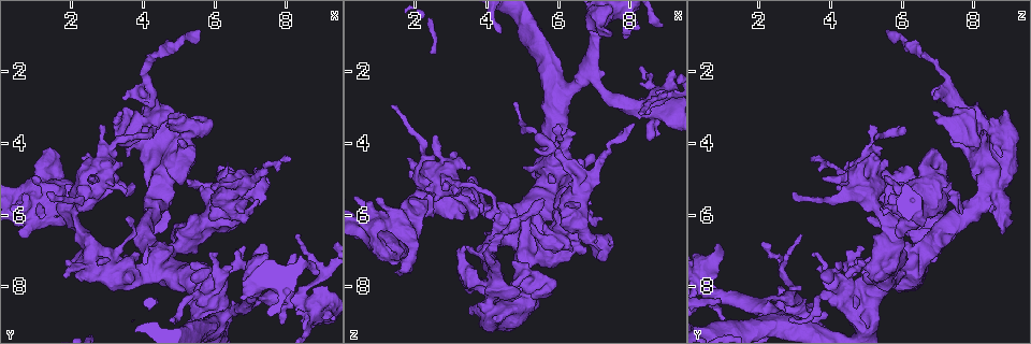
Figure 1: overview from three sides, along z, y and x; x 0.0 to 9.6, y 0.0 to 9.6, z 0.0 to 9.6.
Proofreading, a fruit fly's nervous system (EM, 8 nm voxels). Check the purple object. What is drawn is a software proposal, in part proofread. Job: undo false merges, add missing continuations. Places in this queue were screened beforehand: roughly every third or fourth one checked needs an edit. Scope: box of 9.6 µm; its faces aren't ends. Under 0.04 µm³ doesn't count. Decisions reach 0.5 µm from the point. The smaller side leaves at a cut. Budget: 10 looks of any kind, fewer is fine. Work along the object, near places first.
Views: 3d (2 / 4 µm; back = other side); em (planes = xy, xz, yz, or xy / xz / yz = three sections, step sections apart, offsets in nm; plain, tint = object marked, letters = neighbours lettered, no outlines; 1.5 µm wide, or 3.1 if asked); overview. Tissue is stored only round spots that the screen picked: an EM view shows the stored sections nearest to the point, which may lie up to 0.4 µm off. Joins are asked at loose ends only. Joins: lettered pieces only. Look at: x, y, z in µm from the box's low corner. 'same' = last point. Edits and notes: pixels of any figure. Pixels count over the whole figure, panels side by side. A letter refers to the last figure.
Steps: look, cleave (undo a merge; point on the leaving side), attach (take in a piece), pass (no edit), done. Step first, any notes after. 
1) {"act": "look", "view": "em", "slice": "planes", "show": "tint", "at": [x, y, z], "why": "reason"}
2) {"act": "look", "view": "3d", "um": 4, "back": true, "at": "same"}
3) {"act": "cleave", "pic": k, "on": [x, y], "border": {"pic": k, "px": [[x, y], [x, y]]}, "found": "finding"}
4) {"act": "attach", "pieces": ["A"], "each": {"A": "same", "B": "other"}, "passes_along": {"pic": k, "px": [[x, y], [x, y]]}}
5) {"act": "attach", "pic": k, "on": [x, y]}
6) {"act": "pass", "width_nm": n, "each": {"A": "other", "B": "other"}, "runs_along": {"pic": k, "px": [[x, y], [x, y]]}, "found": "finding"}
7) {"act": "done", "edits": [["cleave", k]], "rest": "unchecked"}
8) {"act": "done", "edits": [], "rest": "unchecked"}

{"act": "look", "view": "em", "slice": "planes", "show": "letters", "at": [8.05, 4.45, 3.40]}

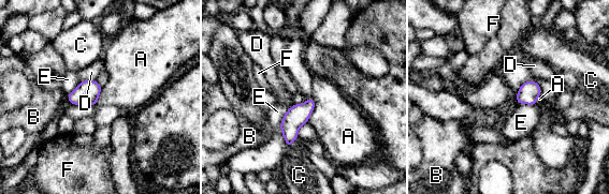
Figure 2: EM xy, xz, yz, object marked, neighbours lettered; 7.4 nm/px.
{"act": "pass", "width_nm": 160, "each": {"A": "other", "B": "other", "C": "other", "D": "other", "E": "other", "F": "other"}, "border": {"pic": 2, "px": [[313, 98], [314, 110], [307, 121]]}, "found": "none of them fits"}

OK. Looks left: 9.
{"act": "look", "view": "em", "slice": "planes", "show": "letters", "at": [6.10, 5.15, 5.70], "why": "sudden change in width"}

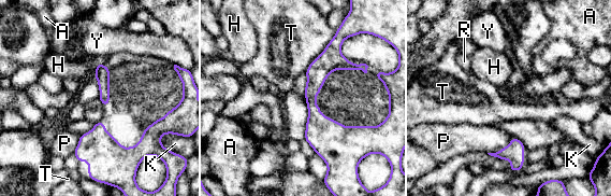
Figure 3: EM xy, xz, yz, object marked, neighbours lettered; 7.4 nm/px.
{"act": "pass", "each": {"A": "other", "H": "other", "K": "other", "P": "other", "R": "other", "T": "other", "Y": "other"}, "runs_along": {"pic": 3, "px": [[336, 40], [311, 90], [332, 158]]}, "found": "continuous, no second cell"}

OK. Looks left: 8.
{"act": "look", "view": "3d", "um": 4, "at": [5.20, 3.70, 8.10], "why": "thick turns thin"}

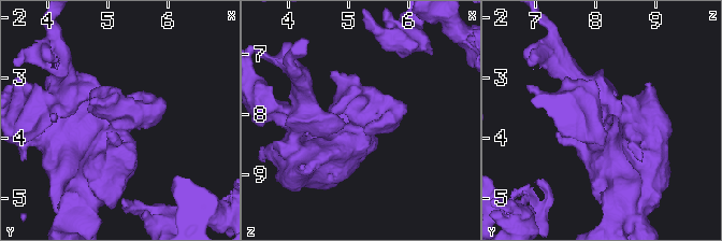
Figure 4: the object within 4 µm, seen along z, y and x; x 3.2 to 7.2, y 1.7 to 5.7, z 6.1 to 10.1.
{"act": "look", "view": "em", "slice": "planes", "show": "tint", "at": [5.20, 3.75, 8.05]}

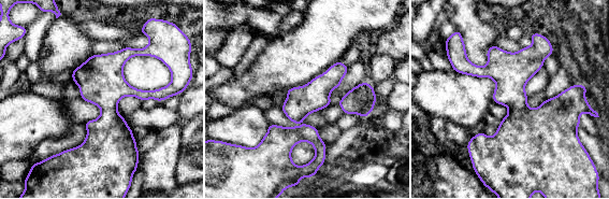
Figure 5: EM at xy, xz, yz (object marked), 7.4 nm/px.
{"act": "look", "view": "em", "slice": "planes", "show": "letters", "at": "same", "why": "see the neighbours"}

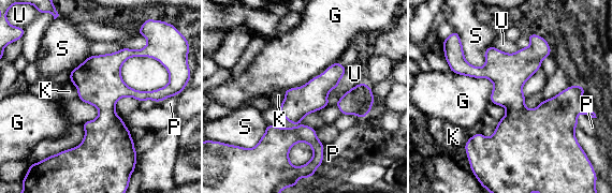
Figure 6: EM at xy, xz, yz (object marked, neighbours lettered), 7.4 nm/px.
{"act": "pass", "each": {"G": "other", "K": "other", "P": "other", "S": "other", "U": "other"}, "found": "all the same cell"}

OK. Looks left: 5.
{"act": "look", "view": "3d", "um": 2, "back": true, "at": [4.00, 2.10, 7.25], "why": "calibre changes"}

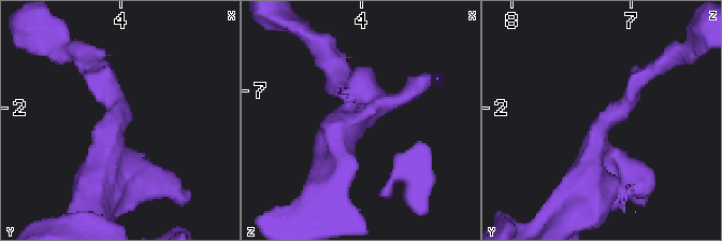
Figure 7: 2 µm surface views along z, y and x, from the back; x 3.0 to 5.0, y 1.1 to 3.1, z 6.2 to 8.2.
{"act": "look", "view": "em", "slice": "xz", "step": 8, "show": "letters", "at": [4.06, 2.14, 7.22], "why": "now the EM"}

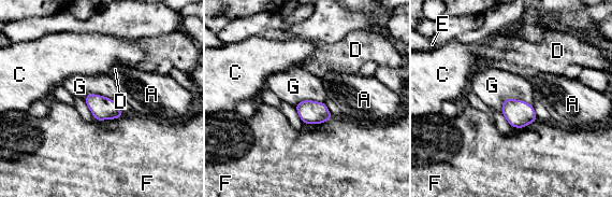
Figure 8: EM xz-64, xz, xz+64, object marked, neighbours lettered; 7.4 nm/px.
{"act": "pass", "width_nm": 180, "longest_contact_nm": ["G", 240], "each": {"A": "other", "C": "other", "D": "other", "E": "other", "F": "other", "G": "other"}, "found": "continuous, no second cell"}

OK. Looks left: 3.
{"act": "done", "edits": [], "rest": "unchecked"}

